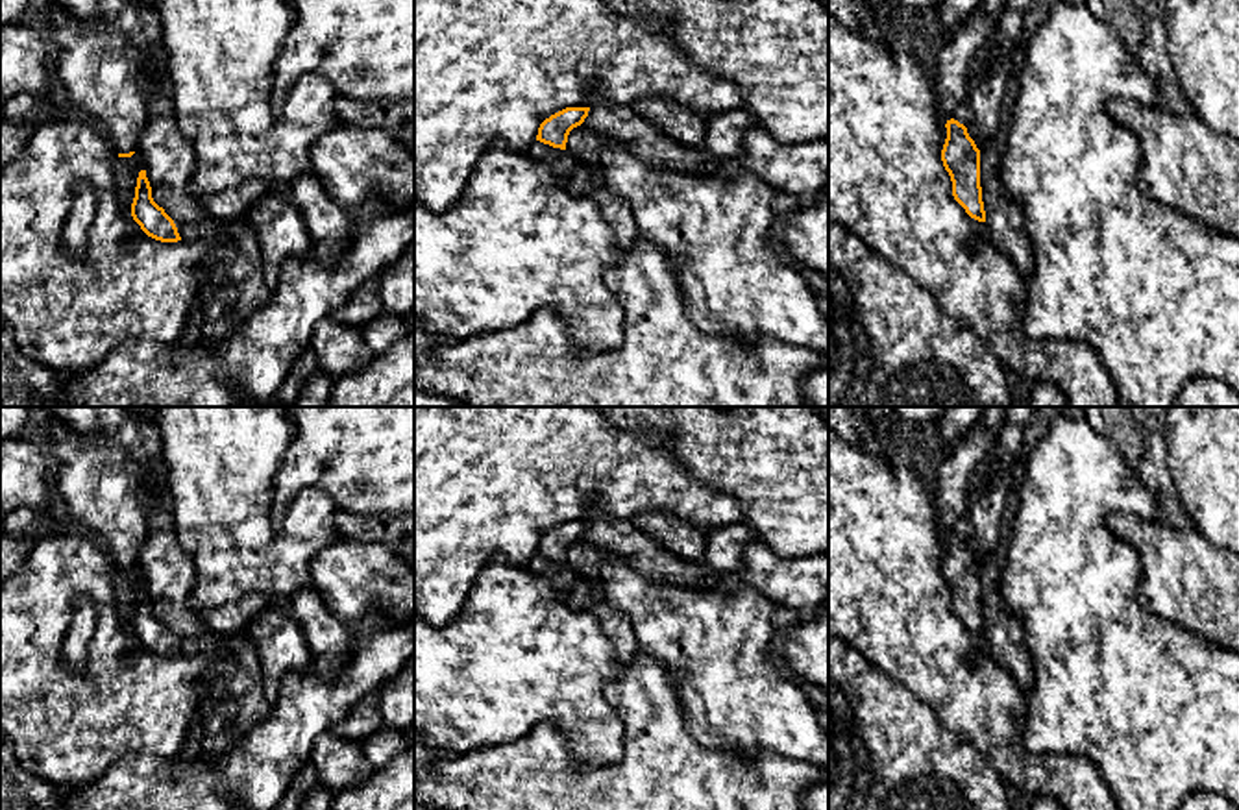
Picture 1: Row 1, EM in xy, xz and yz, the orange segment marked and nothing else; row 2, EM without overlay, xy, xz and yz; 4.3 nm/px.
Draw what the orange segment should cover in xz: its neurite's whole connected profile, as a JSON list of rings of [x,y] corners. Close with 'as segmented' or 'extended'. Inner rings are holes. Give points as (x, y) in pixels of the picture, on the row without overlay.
[[[566,522],[551,529],[540,538],[536,555],[566,564],[570,546],[584,536],[588,525],[590,522]]]; as segmented

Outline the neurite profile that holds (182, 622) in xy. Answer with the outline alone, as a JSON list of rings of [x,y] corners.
[[[163,490],[144,499],[152,501],[153,509],[137,566],[144,575],[152,612],[174,638],[207,636],[211,634],[209,629],[189,605],[196,583],[196,566],[176,534],[170,494]]]

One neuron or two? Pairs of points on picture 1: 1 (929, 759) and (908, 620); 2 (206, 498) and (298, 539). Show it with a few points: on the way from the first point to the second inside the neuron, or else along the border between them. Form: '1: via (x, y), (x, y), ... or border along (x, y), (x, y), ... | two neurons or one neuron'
1: border along (886, 674), (897, 679), (951, 731) | two neurons
2: via (228, 520), (250, 542), (276, 542) | one neuron

